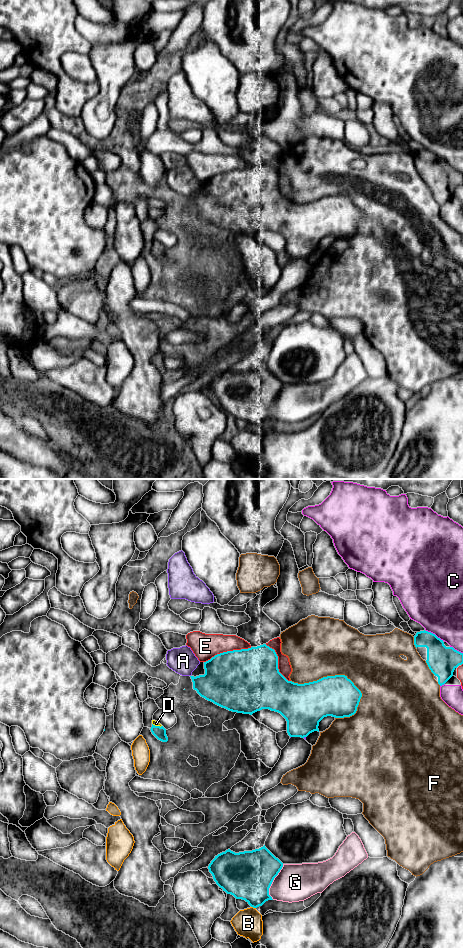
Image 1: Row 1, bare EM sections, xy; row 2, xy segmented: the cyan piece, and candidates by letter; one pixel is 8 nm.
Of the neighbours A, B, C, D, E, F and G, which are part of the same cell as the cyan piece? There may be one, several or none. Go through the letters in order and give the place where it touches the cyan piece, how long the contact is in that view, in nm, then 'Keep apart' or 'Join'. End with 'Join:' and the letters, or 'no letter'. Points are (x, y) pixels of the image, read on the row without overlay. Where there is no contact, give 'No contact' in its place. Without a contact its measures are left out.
A: Touches cyan at xy (304, 256). Shared border 30 nm. Keep apart
B: Touches cyan at xy (253, 427). Shared border 40 nm. Keep apart
C: Touches cyan at xy (434, 154). Shared border 170 nm. Keep apart
D: Touches cyan at xy (157, 246). Shared border 80 nm. Join
E: Touches cyan at xy (227, 171). Shared border 400 nm. Keep apart
F: Touches cyan at xy (329, 196). Shared border 600 nm. Keep apart
G: Touches cyan at xy (272, 401). Shared border 300 nm. Keep apart
Join: D

